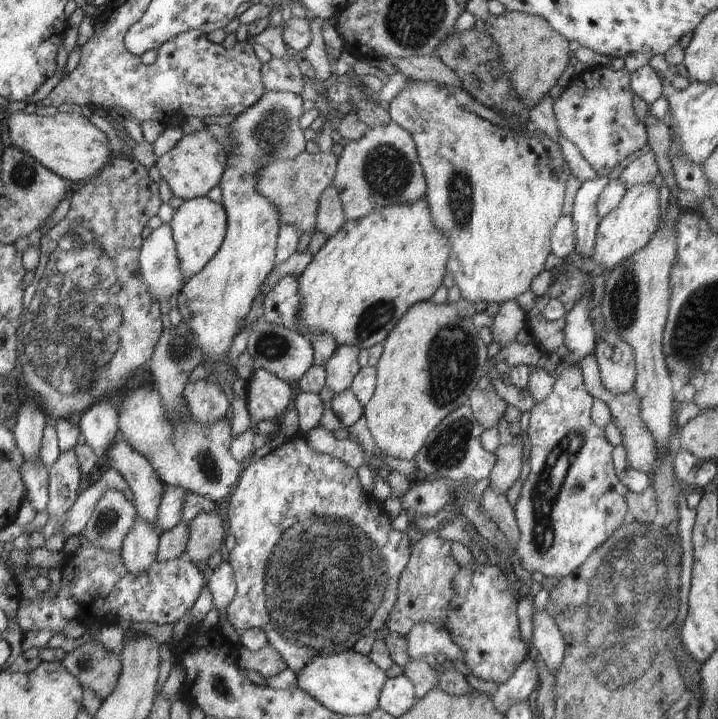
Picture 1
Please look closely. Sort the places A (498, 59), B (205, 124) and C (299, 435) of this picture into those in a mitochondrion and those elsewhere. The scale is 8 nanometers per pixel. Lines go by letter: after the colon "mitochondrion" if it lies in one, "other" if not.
A: other
B: other
C: other

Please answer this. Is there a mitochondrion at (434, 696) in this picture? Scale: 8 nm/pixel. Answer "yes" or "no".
no

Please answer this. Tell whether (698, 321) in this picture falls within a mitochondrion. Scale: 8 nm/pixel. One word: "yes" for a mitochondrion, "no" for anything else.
yes

